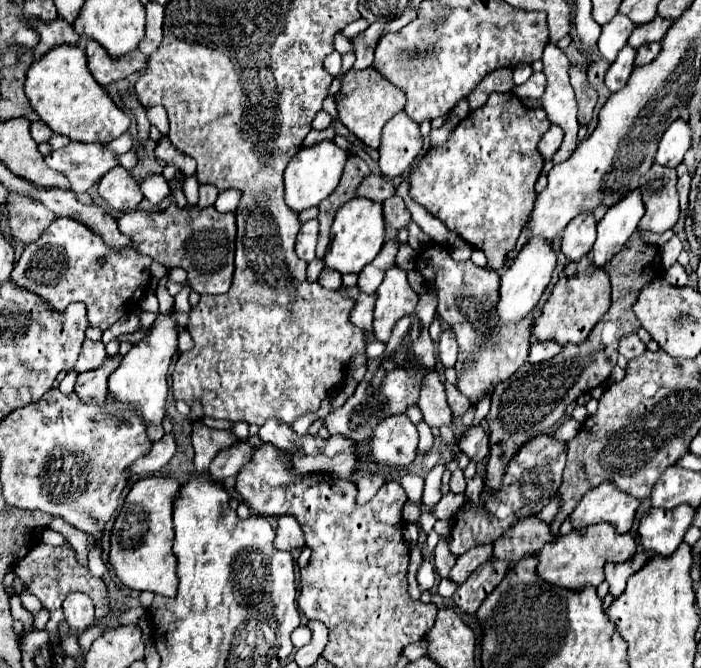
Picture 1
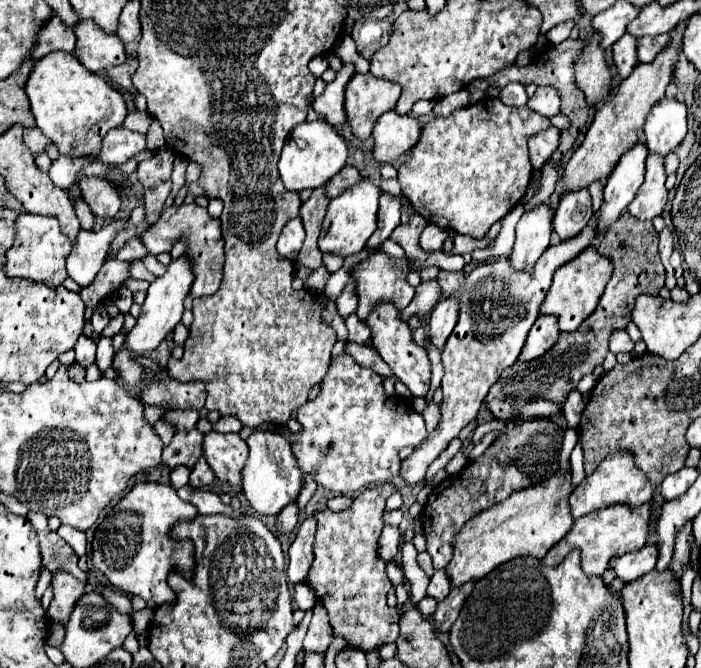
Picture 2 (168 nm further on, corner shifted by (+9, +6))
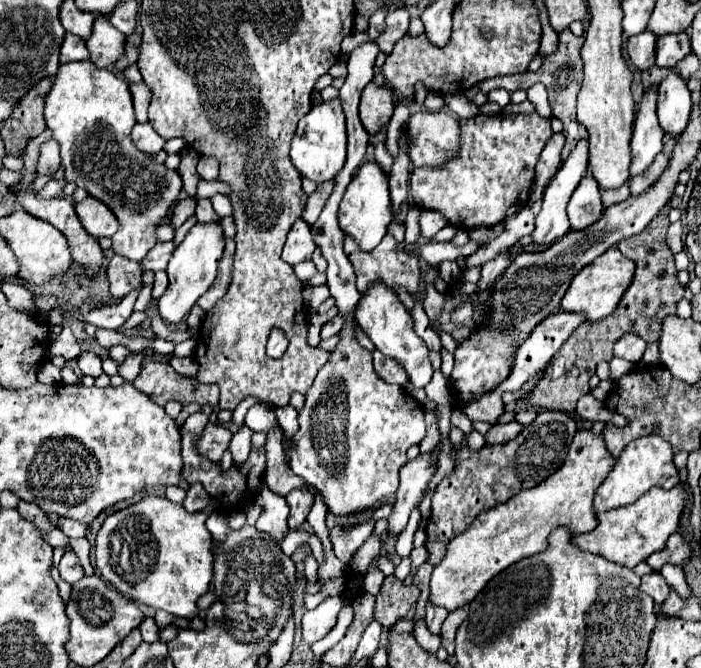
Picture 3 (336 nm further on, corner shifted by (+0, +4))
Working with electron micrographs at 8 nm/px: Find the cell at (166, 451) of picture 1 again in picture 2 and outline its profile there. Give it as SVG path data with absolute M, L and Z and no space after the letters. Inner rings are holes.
M157 421L157 423L153 425L153 429L155 429L155 433L161 437L163 445L167 445L167 443L173 439L173 435L175 435L175 429L173 429L171 425L163 423L163 421Z

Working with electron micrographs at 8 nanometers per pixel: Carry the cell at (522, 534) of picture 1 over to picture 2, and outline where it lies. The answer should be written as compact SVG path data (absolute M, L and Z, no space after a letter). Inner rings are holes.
M555 473L549 481L543 481L541 485L529 487L525 491L517 491L503 503L477 513L455 539L455 553L447 565L451 583L461 585L469 579L481 579L501 563L507 563L515 557L533 555L543 559L545 553L557 541L561 541L573 525L567 503L571 491L571 475Z

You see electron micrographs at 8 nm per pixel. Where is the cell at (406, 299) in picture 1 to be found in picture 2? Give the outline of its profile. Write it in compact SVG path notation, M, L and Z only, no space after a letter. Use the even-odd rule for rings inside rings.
M377 251L373 255L369 255L365 261L361 261L353 271L353 277L357 279L357 295L359 295L359 307L357 307L357 315L359 319L365 323L369 319L369 313L381 305L381 303L393 303L399 311L405 309L413 295L415 295L415 289L405 281L407 273L409 273L409 263L407 259L395 259L383 251Z

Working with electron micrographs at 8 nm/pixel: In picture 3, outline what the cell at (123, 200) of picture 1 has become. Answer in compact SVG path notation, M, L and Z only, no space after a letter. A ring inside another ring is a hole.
M86 197L84 201L80 201L76 205L76 215L82 223L82 227L94 237L112 237L118 229L118 221L116 217L110 213L108 207L104 207L98 199L94 197Z

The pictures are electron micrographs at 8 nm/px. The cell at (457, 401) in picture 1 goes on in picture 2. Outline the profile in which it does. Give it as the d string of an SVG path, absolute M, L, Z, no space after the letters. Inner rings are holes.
M437 387L433 393L433 403L429 405L429 409L423 411L427 431L433 431L441 421L441 401L443 401L443 393L441 393L441 387Z

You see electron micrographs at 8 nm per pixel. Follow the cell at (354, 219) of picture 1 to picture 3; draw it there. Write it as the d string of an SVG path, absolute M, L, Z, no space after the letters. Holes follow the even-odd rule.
M364 163L358 167L356 175L352 177L338 211L340 227L346 235L350 235L364 251L374 249L388 231L390 225L390 191L388 191L388 175L378 167L378 163Z

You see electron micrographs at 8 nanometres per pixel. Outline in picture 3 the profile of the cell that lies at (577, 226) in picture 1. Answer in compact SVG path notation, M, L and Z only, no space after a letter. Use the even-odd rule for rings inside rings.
M586 175L580 185L576 187L570 203L568 203L568 217L570 217L570 229L578 231L588 227L590 223L596 223L602 215L604 207L600 201L600 189L592 175Z

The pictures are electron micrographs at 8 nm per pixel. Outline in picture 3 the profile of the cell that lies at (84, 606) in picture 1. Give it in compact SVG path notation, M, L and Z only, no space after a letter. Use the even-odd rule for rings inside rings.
M72 549L64 553L62 561L58 563L58 571L60 571L60 577L64 581L70 581L70 583L76 583L76 581L80 581L84 577L84 569L82 569L82 565L78 561L78 555Z

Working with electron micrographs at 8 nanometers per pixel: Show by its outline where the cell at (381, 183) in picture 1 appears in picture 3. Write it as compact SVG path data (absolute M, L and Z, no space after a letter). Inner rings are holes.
M334 181L320 183L318 189L308 197L306 207L304 207L304 211L302 211L302 219L304 219L306 223L312 225L312 223L318 219L318 215L320 215L324 203L326 203L326 199L328 199L328 195L332 193L332 187L334 187Z

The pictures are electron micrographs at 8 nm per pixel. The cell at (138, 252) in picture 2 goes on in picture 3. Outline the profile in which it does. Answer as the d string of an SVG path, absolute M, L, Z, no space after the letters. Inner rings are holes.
M170 241L170 243L158 243L148 255L146 259L142 259L142 267L144 269L152 269L152 271L160 271L160 269L166 269L166 263L170 261L170 255L174 253L176 249L176 243Z

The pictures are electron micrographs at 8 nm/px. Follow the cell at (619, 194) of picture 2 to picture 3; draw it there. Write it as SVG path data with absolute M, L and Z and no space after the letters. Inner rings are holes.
M652 85L650 89L644 91L642 101L638 103L634 135L632 135L630 175L644 173L646 167L654 161L654 157L662 151L664 131L656 119L656 91L658 87Z

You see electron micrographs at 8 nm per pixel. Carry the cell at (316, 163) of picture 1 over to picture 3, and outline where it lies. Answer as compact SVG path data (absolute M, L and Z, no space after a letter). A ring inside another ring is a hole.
M336 99L316 103L306 117L300 119L296 135L292 139L292 151L290 151L292 163L296 169L308 177L314 183L330 181L342 167L346 159L346 119L342 111L342 103Z

